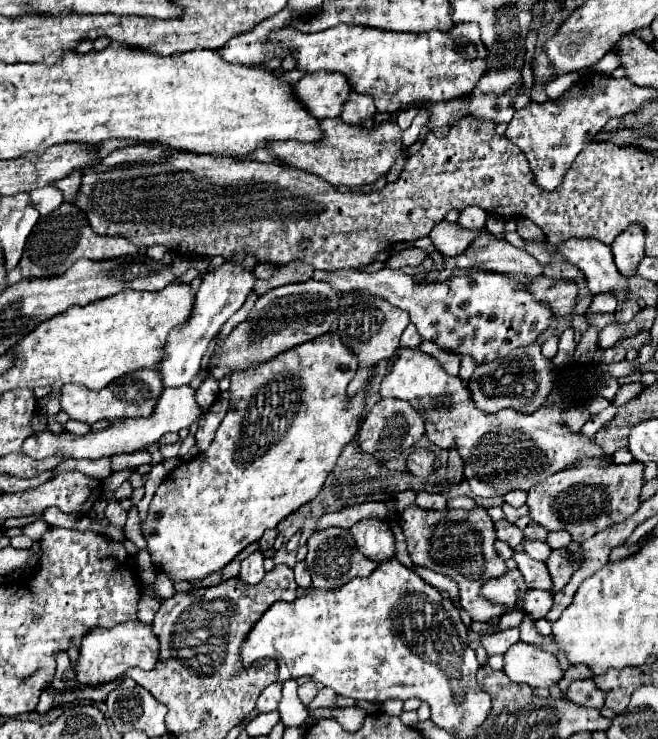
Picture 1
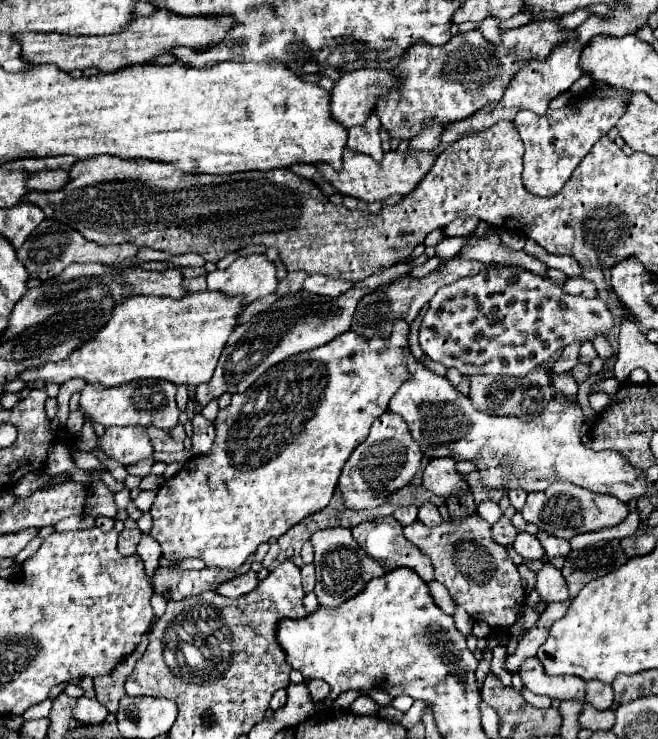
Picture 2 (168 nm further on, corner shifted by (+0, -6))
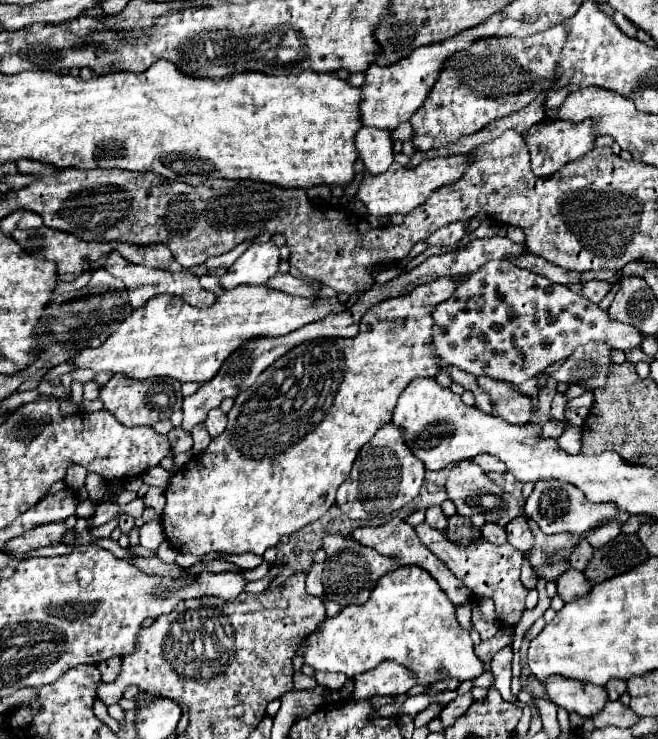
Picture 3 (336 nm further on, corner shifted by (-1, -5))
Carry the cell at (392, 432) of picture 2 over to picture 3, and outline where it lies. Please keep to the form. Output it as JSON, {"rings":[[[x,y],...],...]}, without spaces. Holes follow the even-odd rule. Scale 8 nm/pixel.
{"rings":[[[386,423],[378,429],[370,443],[366,443],[352,467],[350,477],[338,487],[336,505],[350,517],[350,519],[378,519],[386,517],[404,505],[408,505],[422,487],[424,481],[424,465],[416,459],[408,447],[404,447],[400,439],[400,429],[394,423]]]}

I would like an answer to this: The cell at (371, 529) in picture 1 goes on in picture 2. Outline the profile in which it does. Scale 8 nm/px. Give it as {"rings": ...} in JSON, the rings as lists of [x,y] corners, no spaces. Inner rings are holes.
{"rings":[[[385,516],[385,518],[377,518],[377,520],[371,520],[371,522],[363,522],[355,528],[351,528],[353,532],[353,538],[359,542],[359,546],[373,558],[377,560],[385,572],[391,572],[399,566],[405,566],[405,568],[411,568],[413,572],[417,572],[425,582],[433,580],[433,572],[431,572],[431,562],[419,552],[419,548],[415,548],[405,536],[403,536],[403,528],[401,524],[391,518],[391,516]]]}

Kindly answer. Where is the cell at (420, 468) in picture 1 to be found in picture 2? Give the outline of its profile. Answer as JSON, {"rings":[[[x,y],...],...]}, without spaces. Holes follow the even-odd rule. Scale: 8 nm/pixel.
{"rings":[[[433,458],[423,472],[423,486],[437,496],[457,496],[467,490],[467,482],[455,472],[455,460]]]}

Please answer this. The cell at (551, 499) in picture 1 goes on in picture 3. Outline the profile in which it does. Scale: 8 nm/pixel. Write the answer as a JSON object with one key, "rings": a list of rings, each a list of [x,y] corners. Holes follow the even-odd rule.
{"rings":[[[544,479],[544,481],[538,481],[532,495],[526,499],[526,505],[524,505],[524,515],[528,519],[534,519],[540,529],[548,535],[552,533],[584,533],[588,531],[590,527],[594,527],[596,523],[600,521],[606,521],[606,519],[612,519],[616,515],[616,509],[612,507],[612,503],[590,503],[580,489],[576,489],[574,485],[566,483],[566,481],[560,481],[560,479]]]}

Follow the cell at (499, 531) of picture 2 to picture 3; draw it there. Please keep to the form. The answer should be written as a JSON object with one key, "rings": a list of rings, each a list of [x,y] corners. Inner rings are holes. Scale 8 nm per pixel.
{"rings":[[[486,523],[480,533],[484,535],[486,541],[494,543],[494,545],[504,545],[506,543],[506,529],[504,527],[498,527],[496,523]]]}

